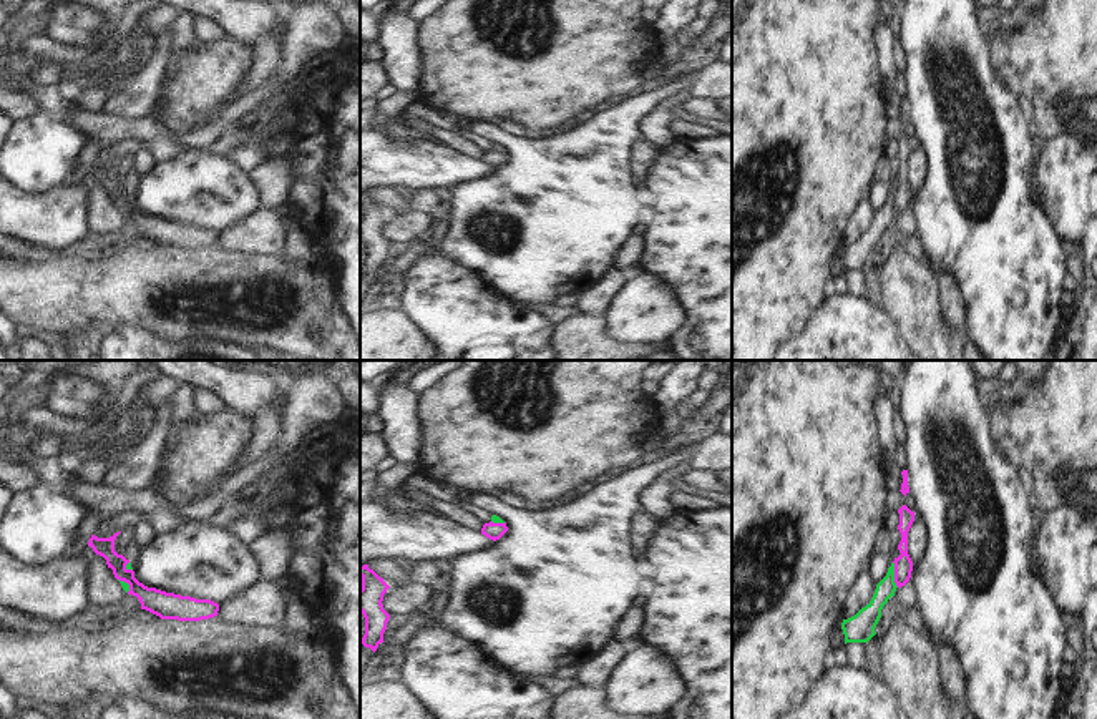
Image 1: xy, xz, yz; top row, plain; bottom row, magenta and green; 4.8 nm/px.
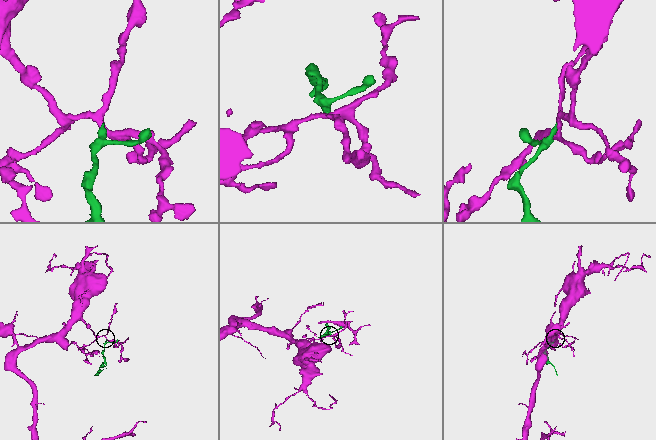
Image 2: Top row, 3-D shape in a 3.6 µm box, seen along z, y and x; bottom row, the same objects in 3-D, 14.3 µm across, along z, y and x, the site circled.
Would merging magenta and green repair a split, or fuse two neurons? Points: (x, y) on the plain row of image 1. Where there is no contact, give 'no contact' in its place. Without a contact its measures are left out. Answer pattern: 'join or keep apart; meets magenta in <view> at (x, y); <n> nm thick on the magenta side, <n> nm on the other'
keep apart; meets magenta in yz at (895, 203); 90 nm thick on the magenta side, 110 nm on the other

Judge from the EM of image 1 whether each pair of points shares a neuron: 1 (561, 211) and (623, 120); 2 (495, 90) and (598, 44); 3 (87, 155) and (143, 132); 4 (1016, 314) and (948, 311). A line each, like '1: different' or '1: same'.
1: same
2: same
3: different
4: different

